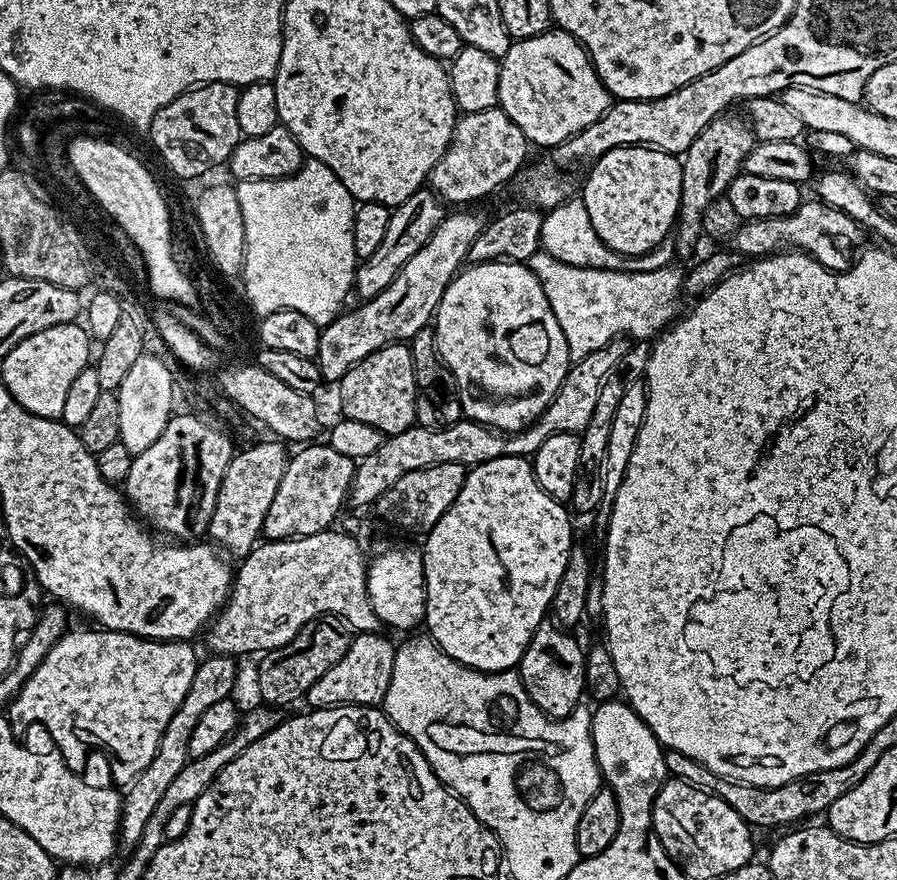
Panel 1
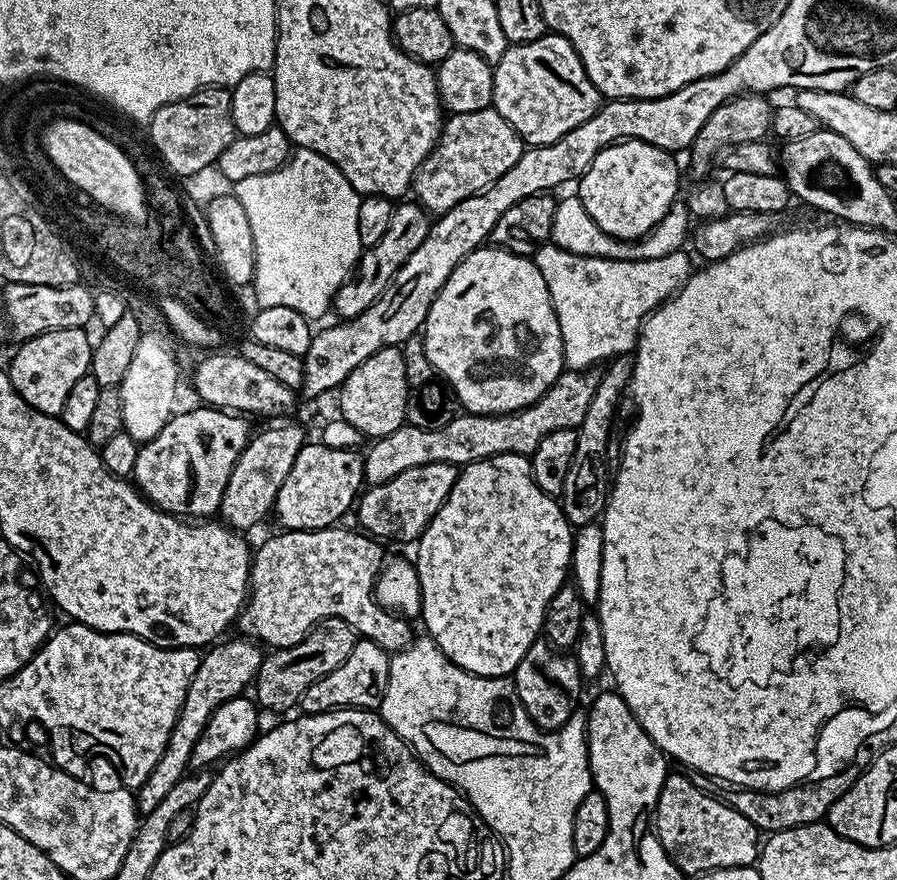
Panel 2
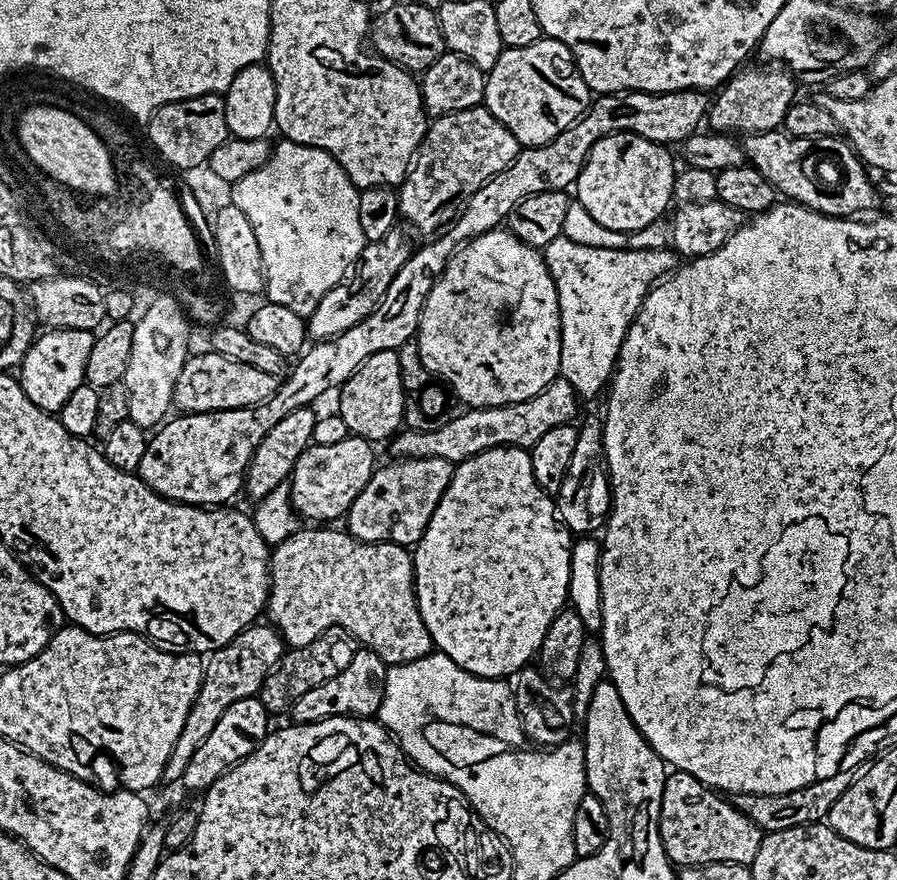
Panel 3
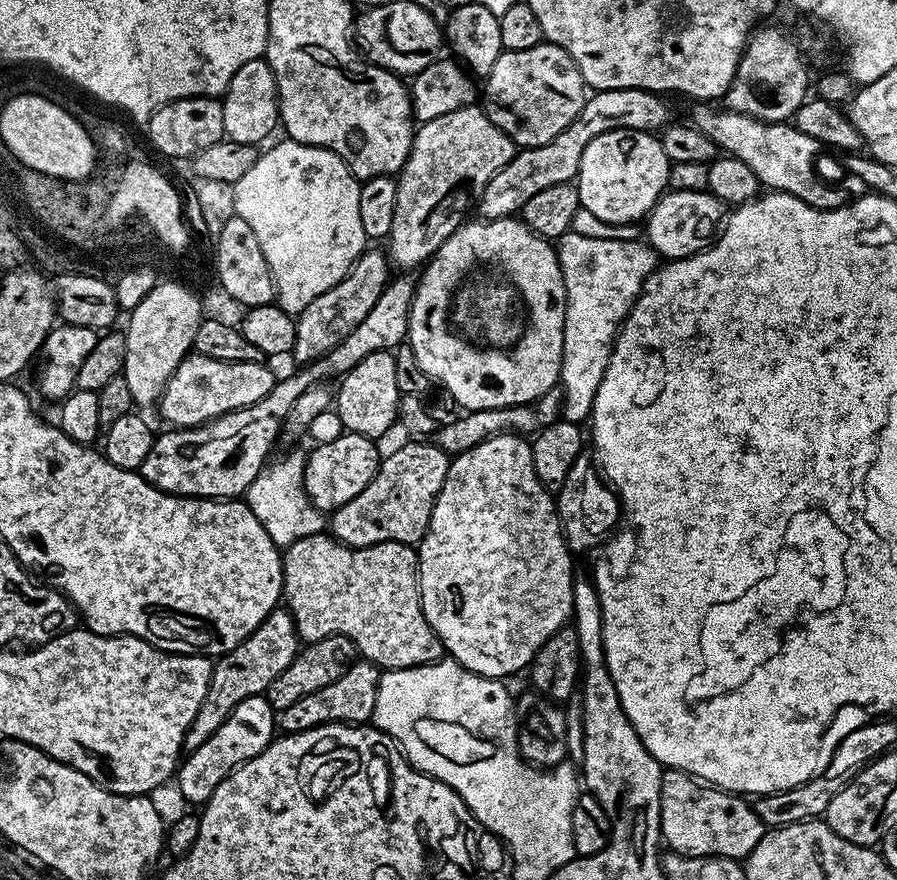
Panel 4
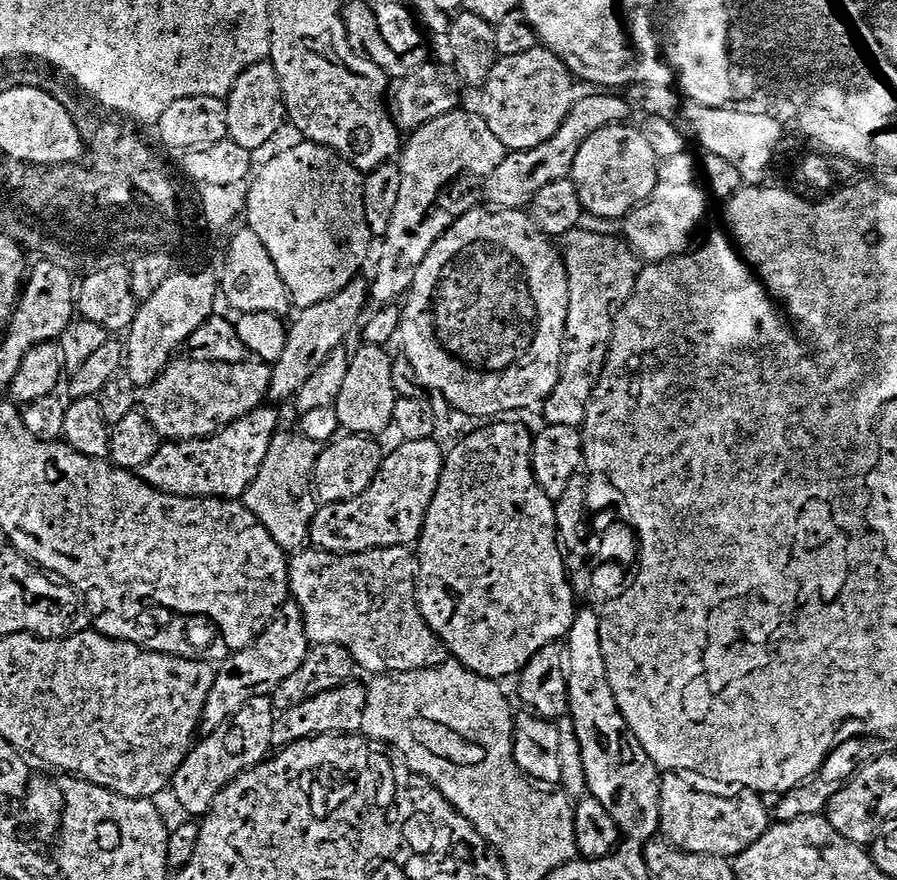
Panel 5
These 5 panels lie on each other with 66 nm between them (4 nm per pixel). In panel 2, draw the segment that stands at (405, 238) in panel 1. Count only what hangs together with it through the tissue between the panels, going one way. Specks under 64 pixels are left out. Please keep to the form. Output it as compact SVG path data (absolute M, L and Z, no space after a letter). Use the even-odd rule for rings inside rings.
M419 202L411 203L397 203L393 207L390 226L386 230L386 235L374 246L364 248L361 251L351 276L336 292L334 312L337 312L337 317L353 320L358 314L366 311L387 290L390 282L398 274L400 267L410 258L410 254L414 254L414 250L418 250L418 246L422 246L422 242L428 237L429 213L425 212Z

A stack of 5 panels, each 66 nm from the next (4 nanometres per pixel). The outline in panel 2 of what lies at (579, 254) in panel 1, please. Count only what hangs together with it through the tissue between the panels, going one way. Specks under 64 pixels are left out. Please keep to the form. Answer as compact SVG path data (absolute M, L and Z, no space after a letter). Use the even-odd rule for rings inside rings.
M572 194L572 196L566 197L565 200L561 199L557 203L551 243L562 246L562 250L570 250L570 254L582 254L594 258L660 260L666 254L679 252L685 247L684 244L690 236L688 220L690 221L690 213L687 203L678 198L670 206L670 210L666 210L666 214L652 231L641 236L639 240L619 240L606 234L606 230L602 230L602 226L598 226L598 222L594 222L594 218L590 218L586 206L582 206L579 195Z

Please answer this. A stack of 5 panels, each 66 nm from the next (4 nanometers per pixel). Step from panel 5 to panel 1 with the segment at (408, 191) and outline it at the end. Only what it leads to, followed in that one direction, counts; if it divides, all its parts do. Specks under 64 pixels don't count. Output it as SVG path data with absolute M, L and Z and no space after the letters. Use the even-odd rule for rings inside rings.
M500 107L480 110L478 113L465 112L457 119L456 129L446 154L442 154L442 158L438 158L434 166L430 187L441 200L449 205L471 205L468 204L471 200L480 200L483 196L490 195L495 188L502 187L512 175L515 177L525 167L523 164L528 156L528 148L530 149L530 141L524 137L522 130L518 130L518 126L514 126L512 119Z

